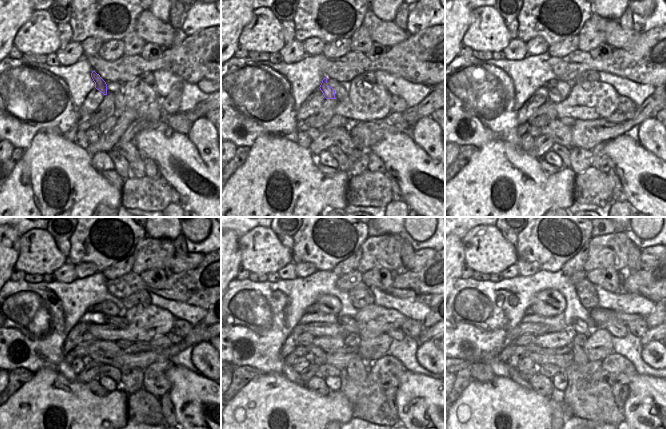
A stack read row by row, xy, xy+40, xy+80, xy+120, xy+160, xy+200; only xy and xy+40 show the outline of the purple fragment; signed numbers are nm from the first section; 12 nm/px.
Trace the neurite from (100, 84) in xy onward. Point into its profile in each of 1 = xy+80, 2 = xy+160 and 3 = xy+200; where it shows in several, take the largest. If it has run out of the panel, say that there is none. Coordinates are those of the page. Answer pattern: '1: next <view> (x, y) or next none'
1: next xy+80 (553, 94)
2: next xy+160 (349, 325)
3: next xy+200 (577, 326)

